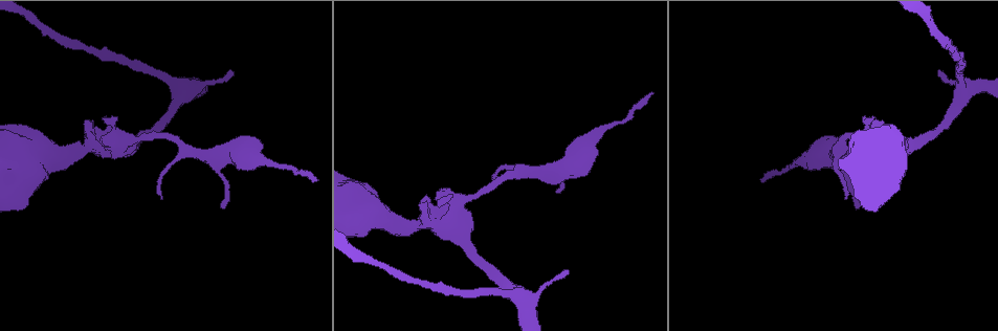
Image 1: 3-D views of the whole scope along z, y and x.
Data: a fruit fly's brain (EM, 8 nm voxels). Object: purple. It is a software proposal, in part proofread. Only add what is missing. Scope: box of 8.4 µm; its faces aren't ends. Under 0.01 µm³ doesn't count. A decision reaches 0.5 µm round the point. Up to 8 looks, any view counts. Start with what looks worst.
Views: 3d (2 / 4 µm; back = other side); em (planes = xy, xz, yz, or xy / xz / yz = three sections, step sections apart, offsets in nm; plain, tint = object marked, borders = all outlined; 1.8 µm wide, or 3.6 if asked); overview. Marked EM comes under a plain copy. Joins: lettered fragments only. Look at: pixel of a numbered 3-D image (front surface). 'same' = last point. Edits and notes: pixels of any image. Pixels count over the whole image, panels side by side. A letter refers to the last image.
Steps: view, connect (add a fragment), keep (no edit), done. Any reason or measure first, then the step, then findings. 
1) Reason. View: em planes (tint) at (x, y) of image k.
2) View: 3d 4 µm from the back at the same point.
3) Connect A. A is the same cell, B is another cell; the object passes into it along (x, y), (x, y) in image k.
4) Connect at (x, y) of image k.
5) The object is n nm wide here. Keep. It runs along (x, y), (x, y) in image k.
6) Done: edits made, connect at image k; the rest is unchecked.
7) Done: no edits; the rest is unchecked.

Branch stops here. View: em 3.6 µm xy step 8 (borders) at (857, 206) of image 1.

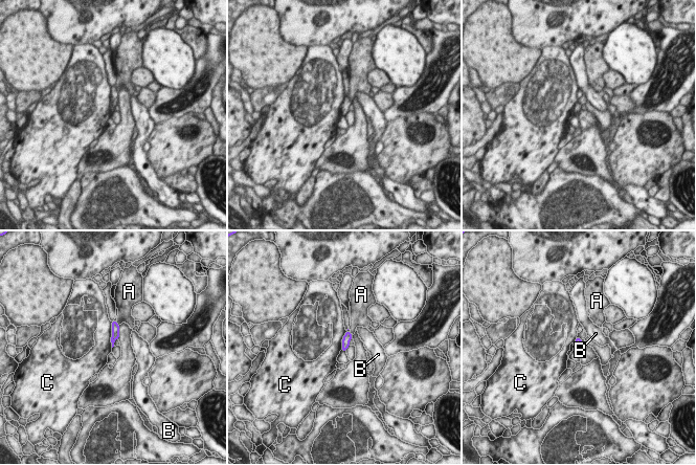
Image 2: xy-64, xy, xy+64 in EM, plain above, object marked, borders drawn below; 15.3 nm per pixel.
The object is 90 nm wide here. Keep. A, B and C are other cells; a border runs along (112, 322), (111, 347) in image 2; none of them fits.

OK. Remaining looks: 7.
Calibre changes. View: em planes (tint) at (620, 123) of image 1.

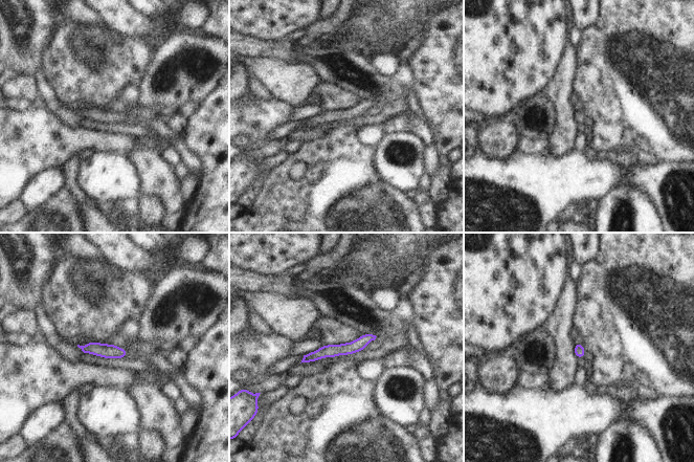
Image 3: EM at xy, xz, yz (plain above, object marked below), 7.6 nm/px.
See the neighbours. View: em planes (borders) at the same point.

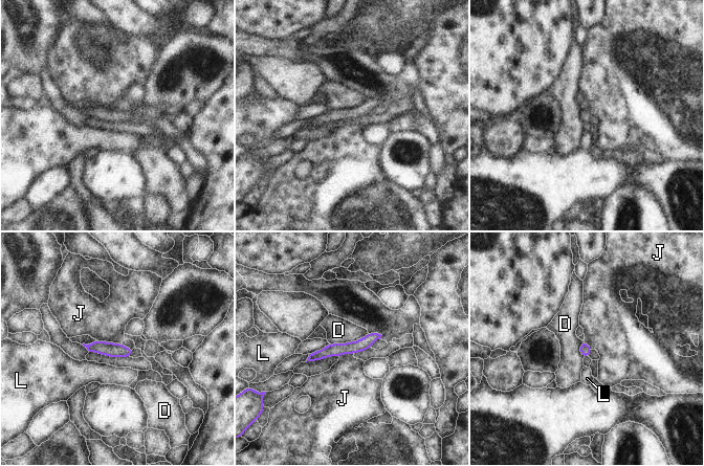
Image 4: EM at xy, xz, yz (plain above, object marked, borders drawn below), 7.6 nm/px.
Keep. D, J and L are other cells; it runs along (377, 336), (311, 358) in image 4; no lettered fragment goes on from it.

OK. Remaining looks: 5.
Thin end. View: em xz step 16 (borders) at (567, 269) of image 1.

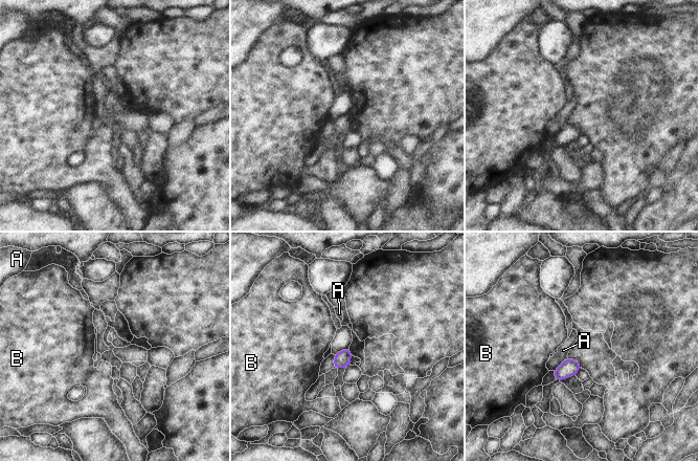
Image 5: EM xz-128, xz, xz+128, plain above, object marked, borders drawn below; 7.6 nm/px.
Cut it another way. View: em yz step 16 (borders) at the same point.

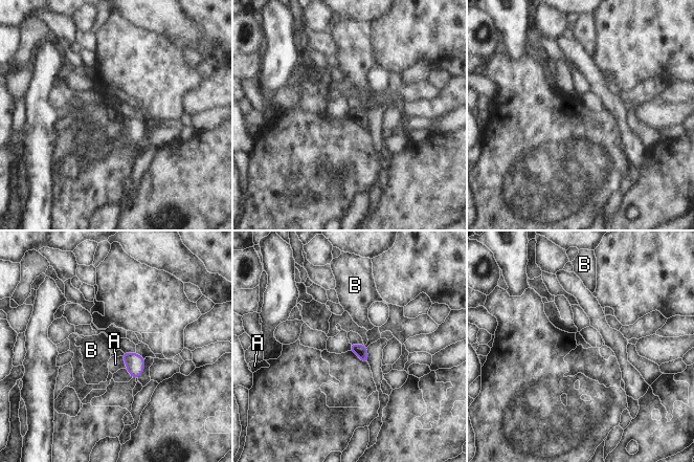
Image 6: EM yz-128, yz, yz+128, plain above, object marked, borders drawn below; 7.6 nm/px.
Keep. A and B are other cells; no lettered fragment goes on from it.

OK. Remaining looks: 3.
Done: no edits; the rest is unchecked.

